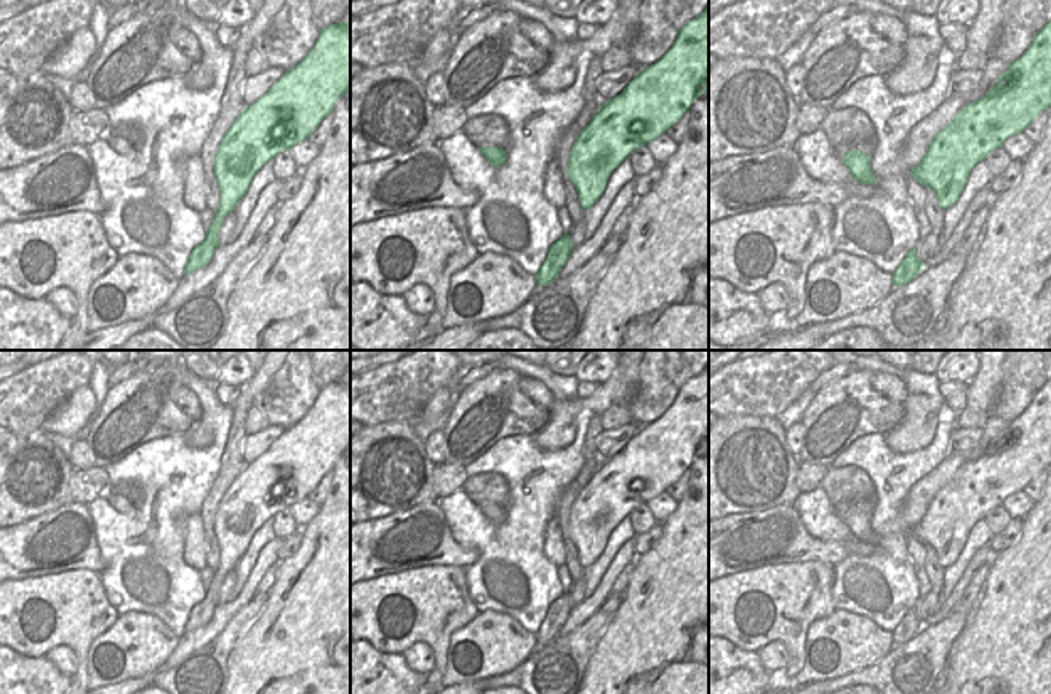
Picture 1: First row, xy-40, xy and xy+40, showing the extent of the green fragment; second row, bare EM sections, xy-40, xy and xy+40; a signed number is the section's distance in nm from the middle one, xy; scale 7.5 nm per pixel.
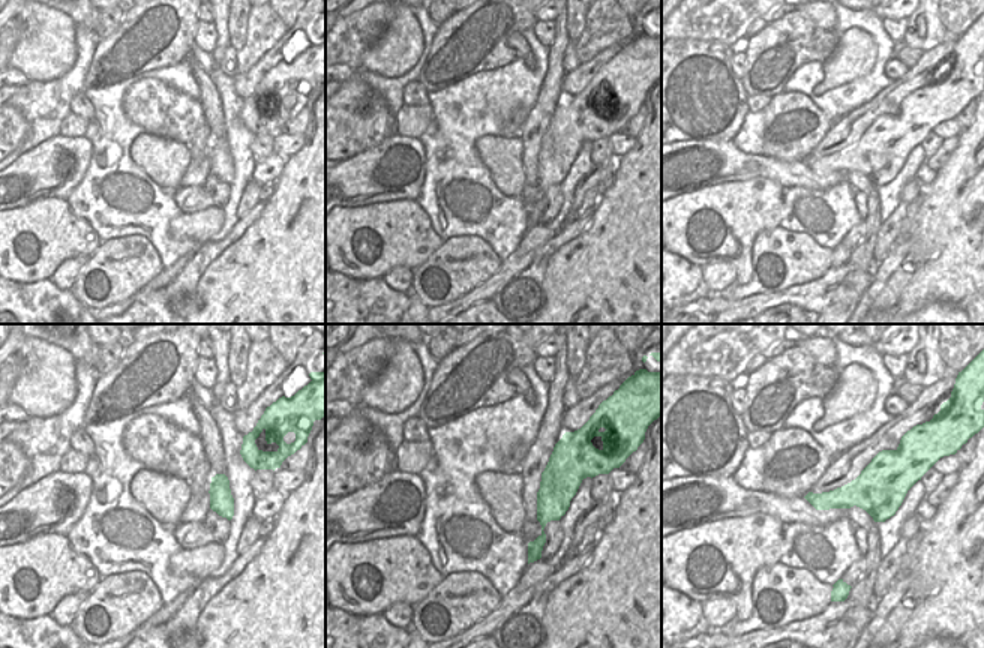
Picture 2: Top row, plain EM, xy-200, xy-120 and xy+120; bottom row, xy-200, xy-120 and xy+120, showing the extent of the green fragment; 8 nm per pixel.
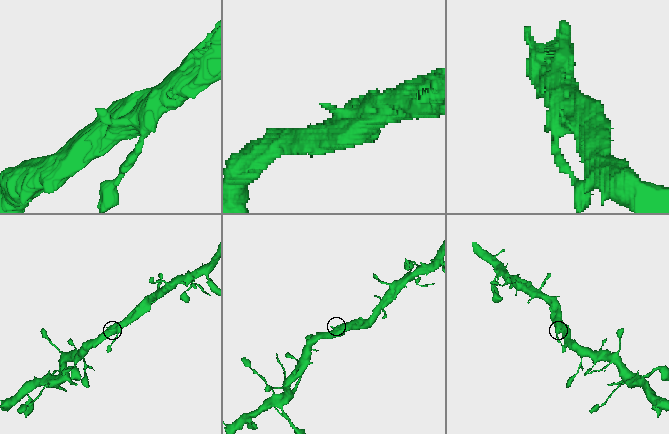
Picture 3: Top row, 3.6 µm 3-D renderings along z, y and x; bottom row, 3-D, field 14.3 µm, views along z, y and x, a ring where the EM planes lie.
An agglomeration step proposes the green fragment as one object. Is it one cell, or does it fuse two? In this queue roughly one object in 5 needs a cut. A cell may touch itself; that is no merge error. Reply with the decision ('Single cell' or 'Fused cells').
Single cell.

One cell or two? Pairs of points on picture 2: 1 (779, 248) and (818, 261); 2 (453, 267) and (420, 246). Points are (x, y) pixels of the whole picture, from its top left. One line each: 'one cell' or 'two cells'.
1: one cell
2: two cells

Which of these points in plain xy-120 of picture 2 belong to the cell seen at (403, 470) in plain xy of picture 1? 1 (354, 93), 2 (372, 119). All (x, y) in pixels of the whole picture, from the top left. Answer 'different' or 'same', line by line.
1: same
2: same

